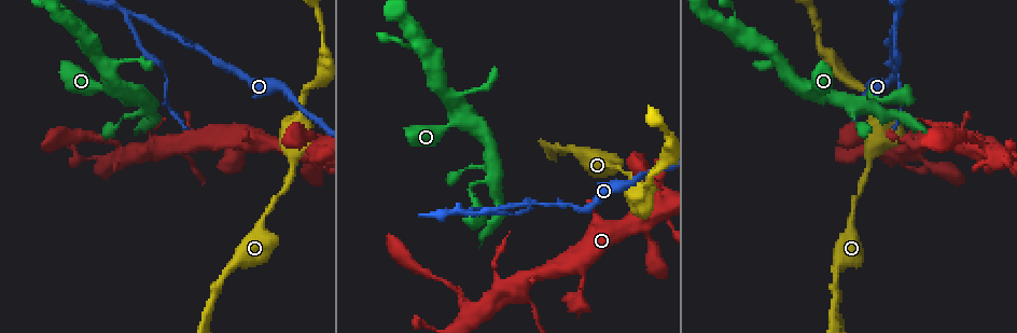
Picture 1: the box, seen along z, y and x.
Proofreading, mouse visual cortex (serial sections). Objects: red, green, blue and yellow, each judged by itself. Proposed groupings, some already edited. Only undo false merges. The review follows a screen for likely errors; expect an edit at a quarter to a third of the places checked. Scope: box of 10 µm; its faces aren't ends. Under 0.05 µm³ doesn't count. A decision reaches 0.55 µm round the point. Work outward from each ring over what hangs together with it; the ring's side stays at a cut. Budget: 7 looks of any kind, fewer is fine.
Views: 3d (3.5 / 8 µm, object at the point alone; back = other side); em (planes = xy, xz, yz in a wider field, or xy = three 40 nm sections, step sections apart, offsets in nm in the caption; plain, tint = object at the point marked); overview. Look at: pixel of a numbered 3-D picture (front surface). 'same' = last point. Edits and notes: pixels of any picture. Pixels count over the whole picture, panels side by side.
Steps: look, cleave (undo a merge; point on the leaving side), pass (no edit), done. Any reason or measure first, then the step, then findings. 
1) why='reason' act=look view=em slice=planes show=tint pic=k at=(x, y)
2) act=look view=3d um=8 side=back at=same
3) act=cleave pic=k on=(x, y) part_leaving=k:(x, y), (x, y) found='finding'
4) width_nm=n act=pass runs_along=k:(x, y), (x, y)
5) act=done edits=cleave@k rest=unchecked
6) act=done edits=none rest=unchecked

why='calibre changes' act=look view=3d um=3.5 side=back pic=1 at=(129, 115)

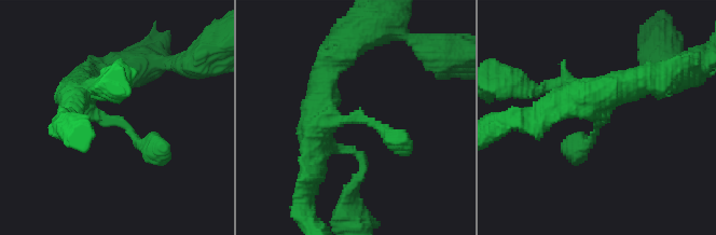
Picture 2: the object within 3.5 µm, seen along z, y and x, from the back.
act=look view=em slice=xy step=3 show=tint pic=2 at=(360, 118)

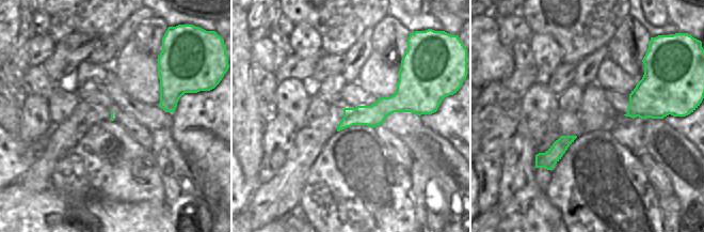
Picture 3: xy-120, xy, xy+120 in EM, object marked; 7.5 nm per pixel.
act=pass runs_along=3:(421, 106), (387, 105), (340, 126) found='continuous, no second cell'

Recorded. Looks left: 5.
why='sudden change in width' act=look view=3d um=3.5 pic=1 at=(465, 93)

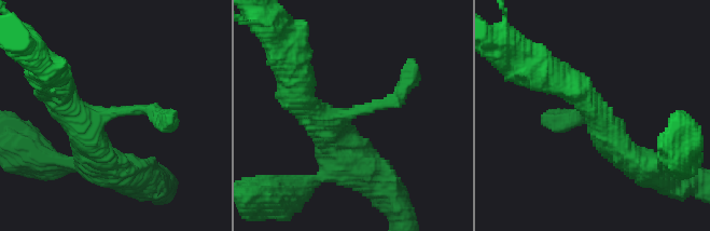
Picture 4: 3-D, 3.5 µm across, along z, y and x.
act=look view=em slice=xy step=2 show=plain pic=4 at=(348, 114)

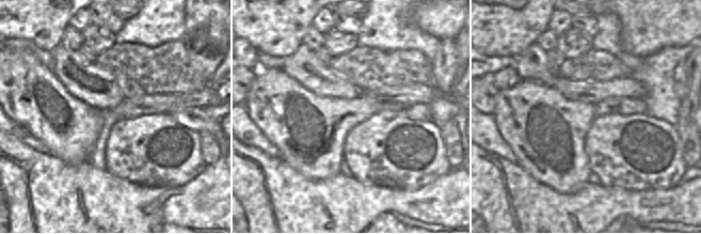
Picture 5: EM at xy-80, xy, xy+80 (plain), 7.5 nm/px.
act=look view=em slice=xy step=2 show=tint at=same

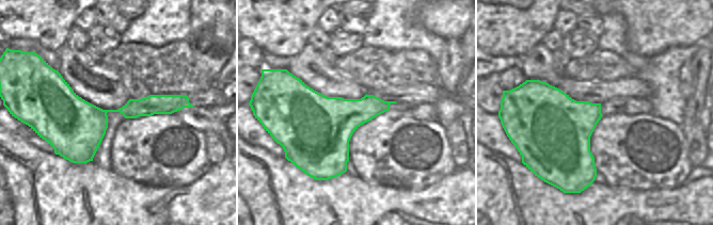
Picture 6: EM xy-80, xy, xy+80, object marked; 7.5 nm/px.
act=pass runs_along=4:(336, 153), (326, 125), (393, 100), (406, 81) found='continuous, no second cell'

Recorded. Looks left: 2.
why='thin arm on a thick one' act=look view=3d um=8 side=back pic=1 at=(75, 27)

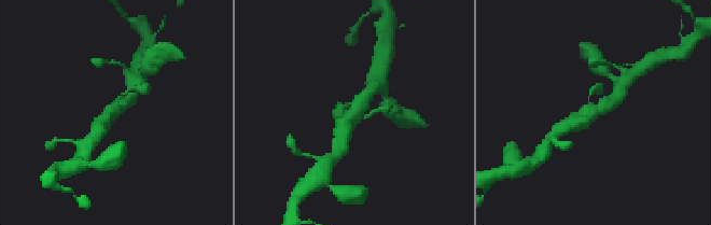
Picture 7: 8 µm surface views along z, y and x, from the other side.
act=look view=em slice=planes show=tint at=same

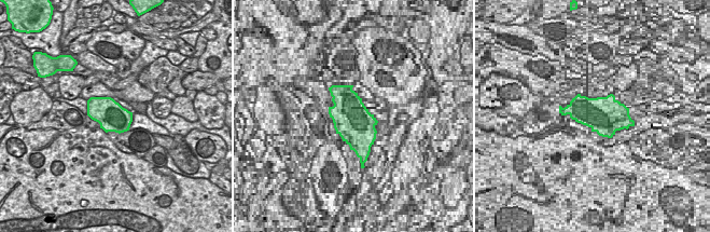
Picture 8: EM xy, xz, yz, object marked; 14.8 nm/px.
arm_widths_nm=100,400,500 act=pass runs_along=7:(342, 136), (345, 123), (371, 92) found='all the same cell'

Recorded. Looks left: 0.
act=done edits=none rest=unchecked

